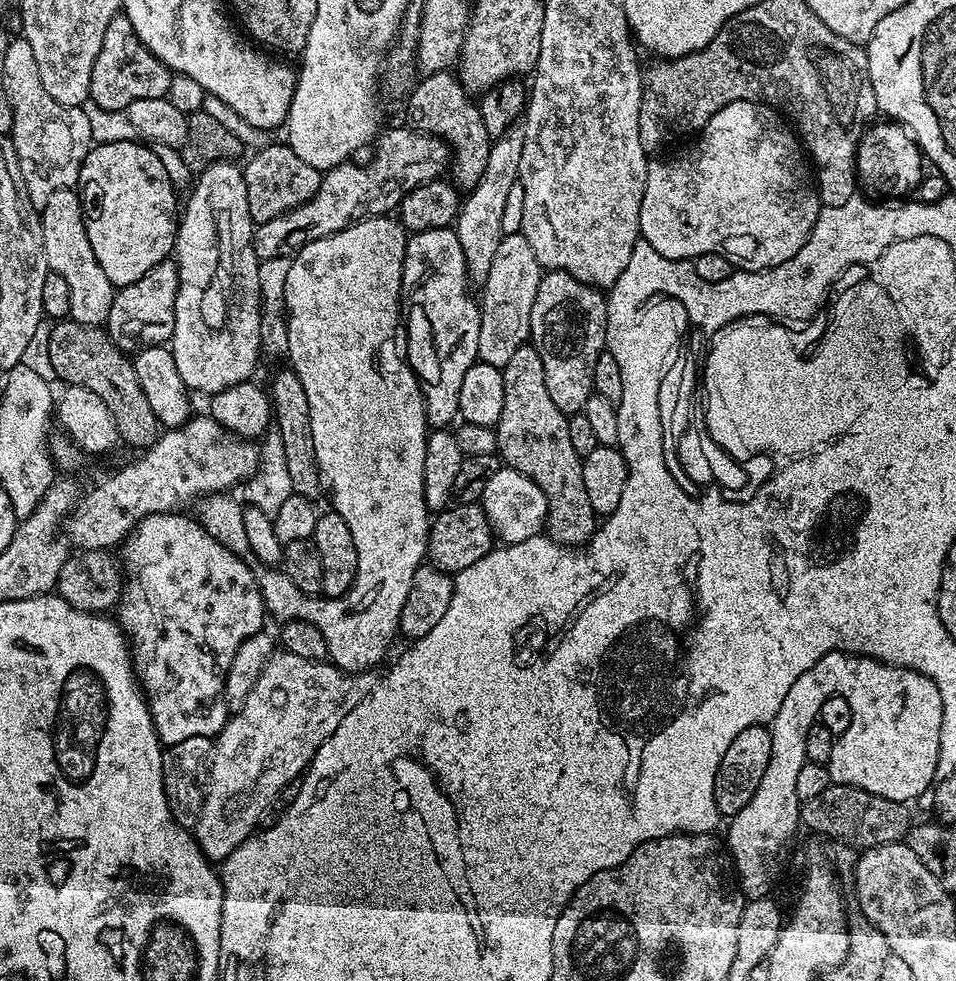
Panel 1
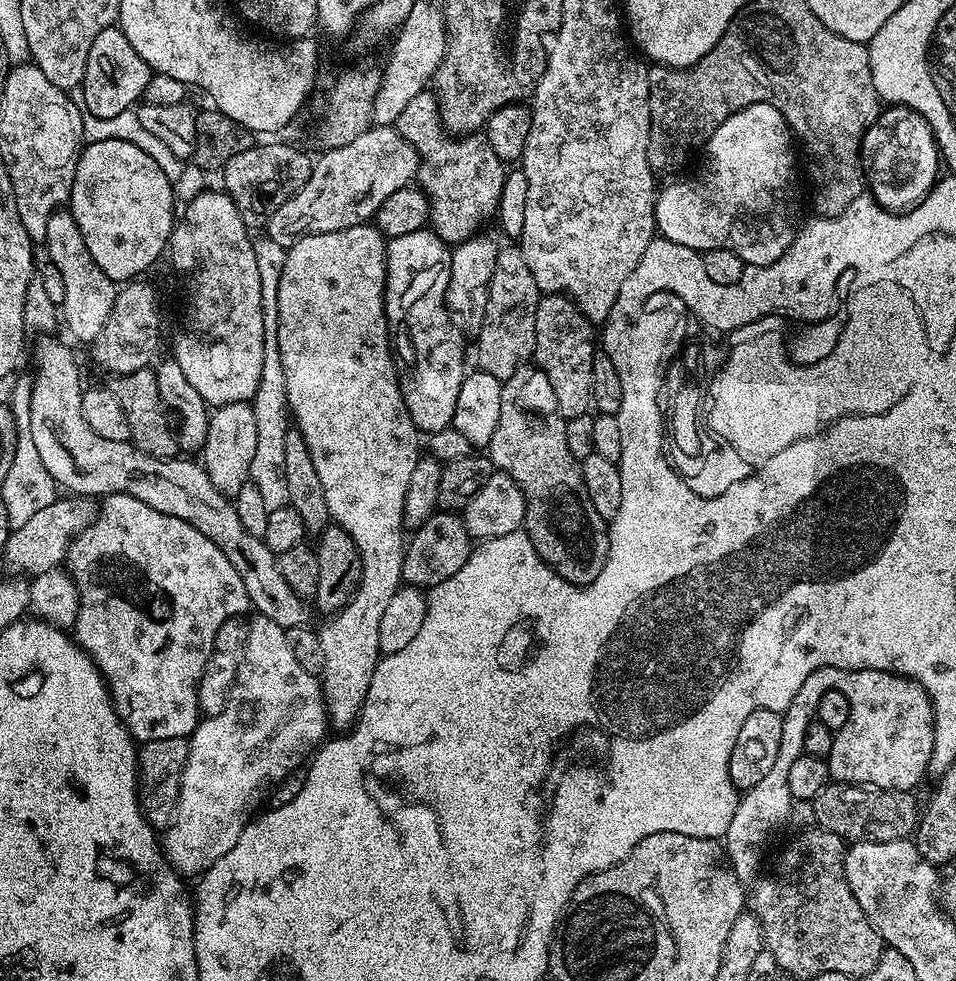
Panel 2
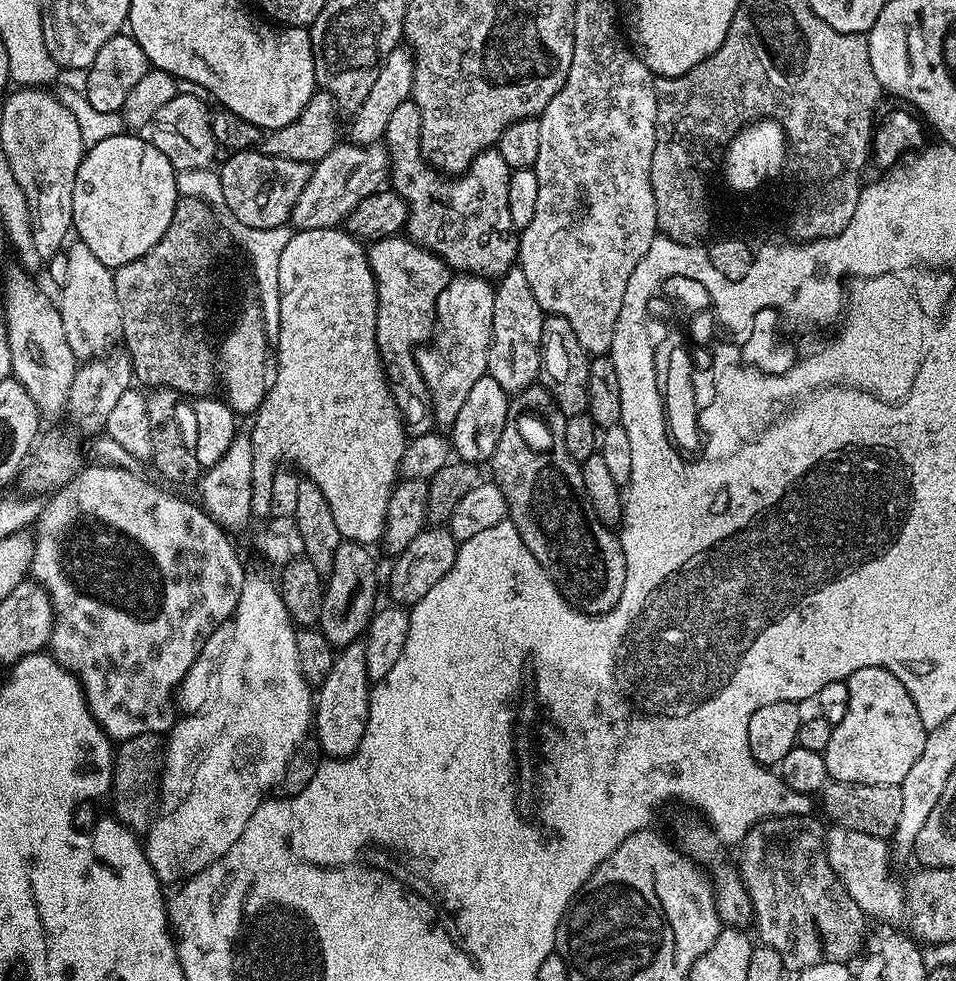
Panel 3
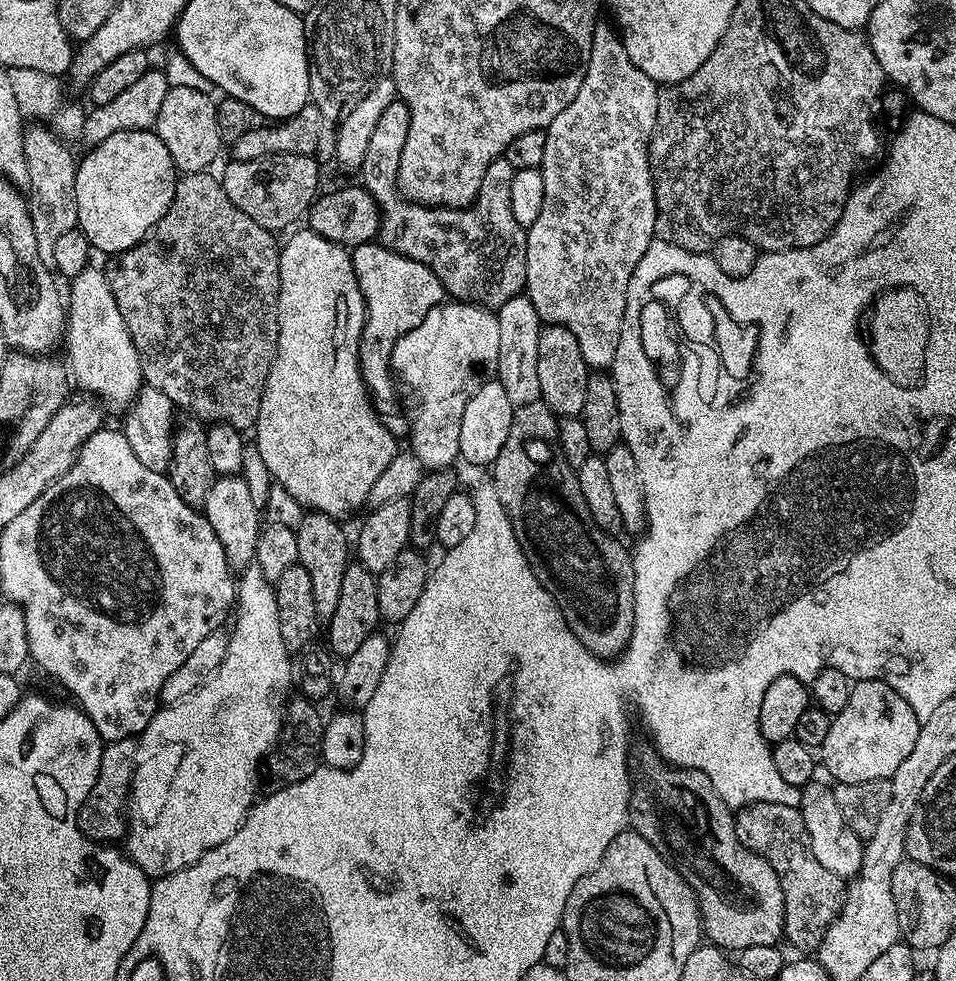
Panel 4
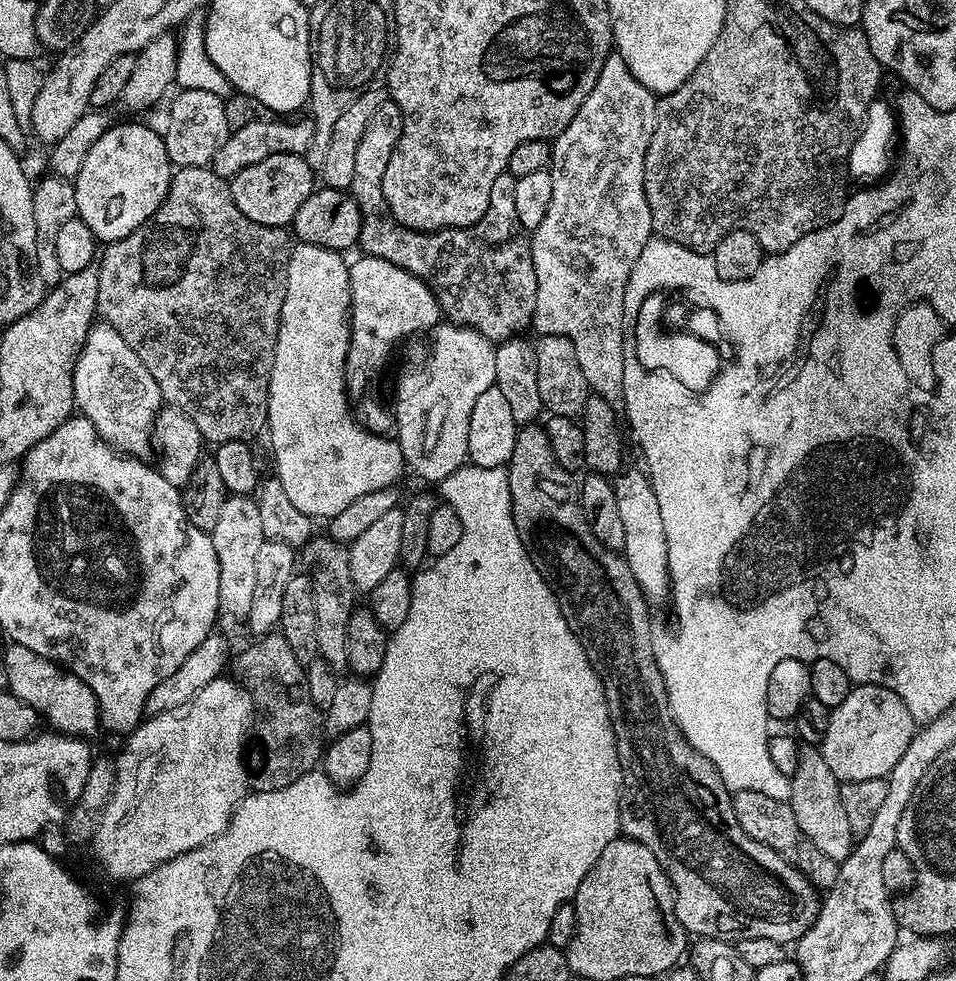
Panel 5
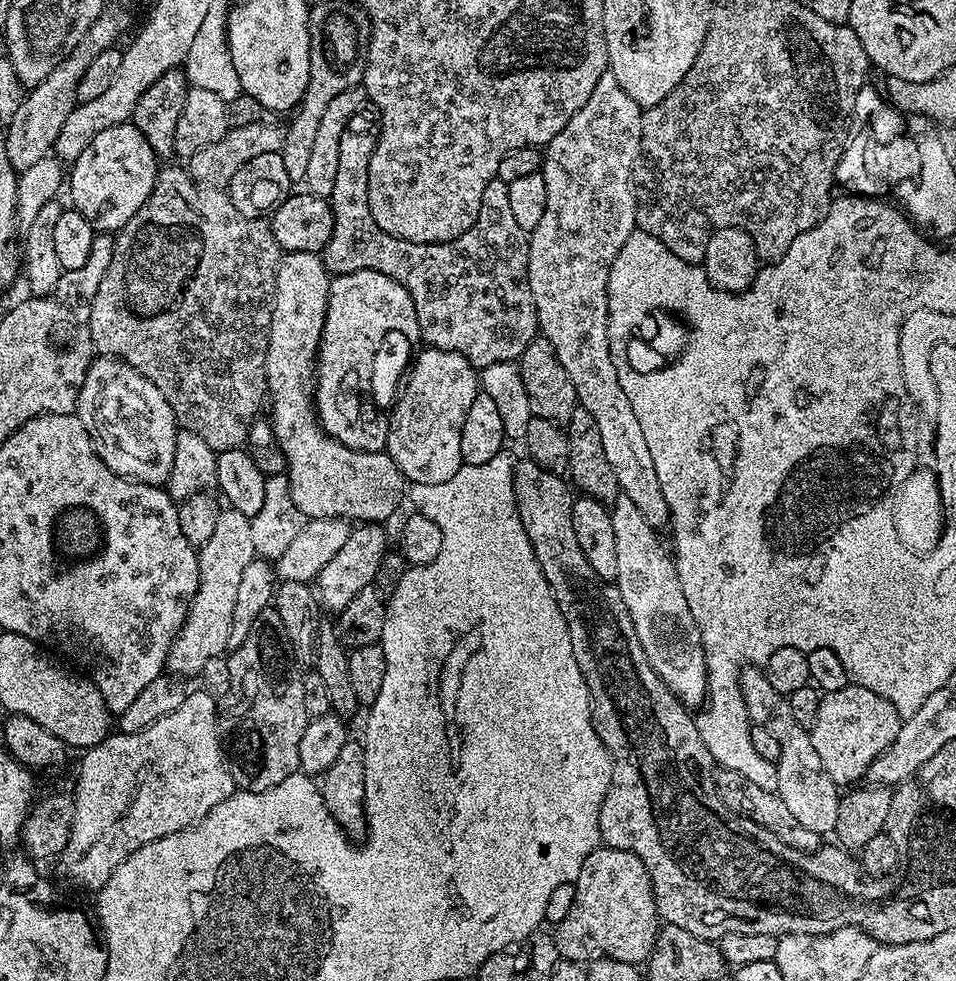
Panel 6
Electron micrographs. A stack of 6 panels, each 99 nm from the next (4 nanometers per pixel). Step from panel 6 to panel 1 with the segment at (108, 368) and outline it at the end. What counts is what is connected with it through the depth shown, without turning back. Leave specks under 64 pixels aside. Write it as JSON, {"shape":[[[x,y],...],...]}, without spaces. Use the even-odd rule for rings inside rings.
{"shape":[[[76,188],[54,190],[46,206],[39,209],[42,222],[42,246],[46,246],[46,262],[48,270],[54,274],[62,274],[70,285],[70,317],[83,324],[103,325],[110,314],[112,299],[117,289],[106,278],[102,266],[98,266],[98,258],[94,258],[94,249],[90,246],[90,238],[86,238],[84,225],[84,208],[80,204],[80,193]]]}

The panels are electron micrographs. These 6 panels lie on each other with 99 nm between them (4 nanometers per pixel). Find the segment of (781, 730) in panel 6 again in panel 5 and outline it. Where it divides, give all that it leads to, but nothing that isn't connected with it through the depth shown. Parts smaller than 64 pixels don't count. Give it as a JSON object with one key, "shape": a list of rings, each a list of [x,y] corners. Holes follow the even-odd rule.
{"shape":[[[808,746],[800,753],[798,770],[790,777],[792,782],[792,799],[790,801],[794,810],[794,818],[798,818],[798,826],[804,832],[804,837],[826,858],[837,862],[845,860],[854,847],[854,837],[850,830],[850,821],[846,819],[846,809],[842,807],[840,797],[841,781],[837,780],[834,770],[826,766],[823,751]]]}

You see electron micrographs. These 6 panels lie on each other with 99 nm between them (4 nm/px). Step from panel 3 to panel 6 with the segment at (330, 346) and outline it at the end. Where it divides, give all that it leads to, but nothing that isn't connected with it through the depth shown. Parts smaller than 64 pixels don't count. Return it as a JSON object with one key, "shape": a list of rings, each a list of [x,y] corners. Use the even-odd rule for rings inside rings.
{"shape":[[[289,252],[281,259],[276,287],[276,309],[272,315],[272,329],[268,339],[268,387],[275,437],[284,440],[284,454],[288,458],[286,475],[293,500],[305,502],[306,512],[312,518],[340,518],[349,522],[384,522],[396,512],[404,500],[406,481],[400,468],[387,451],[363,452],[348,448],[329,436],[318,419],[314,407],[314,373],[318,368],[318,353],[328,318],[330,273],[323,259],[315,252]]]}

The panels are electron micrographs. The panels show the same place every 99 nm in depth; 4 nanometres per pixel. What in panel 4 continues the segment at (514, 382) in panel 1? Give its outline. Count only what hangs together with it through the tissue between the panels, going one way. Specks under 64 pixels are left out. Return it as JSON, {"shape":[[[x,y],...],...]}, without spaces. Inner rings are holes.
{"shape":[[[543,400],[533,404],[519,405],[512,413],[510,434],[498,453],[498,458],[490,466],[490,482],[496,488],[498,498],[514,526],[514,534],[534,570],[538,582],[552,595],[560,607],[564,621],[570,630],[586,646],[601,658],[615,658],[628,647],[632,636],[632,623],[636,620],[636,596],[634,594],[634,566],[632,552],[624,549],[617,537],[604,532],[592,521],[586,498],[578,490],[576,470],[564,460],[559,447],[551,439],[555,437],[558,417],[550,411]]]}

